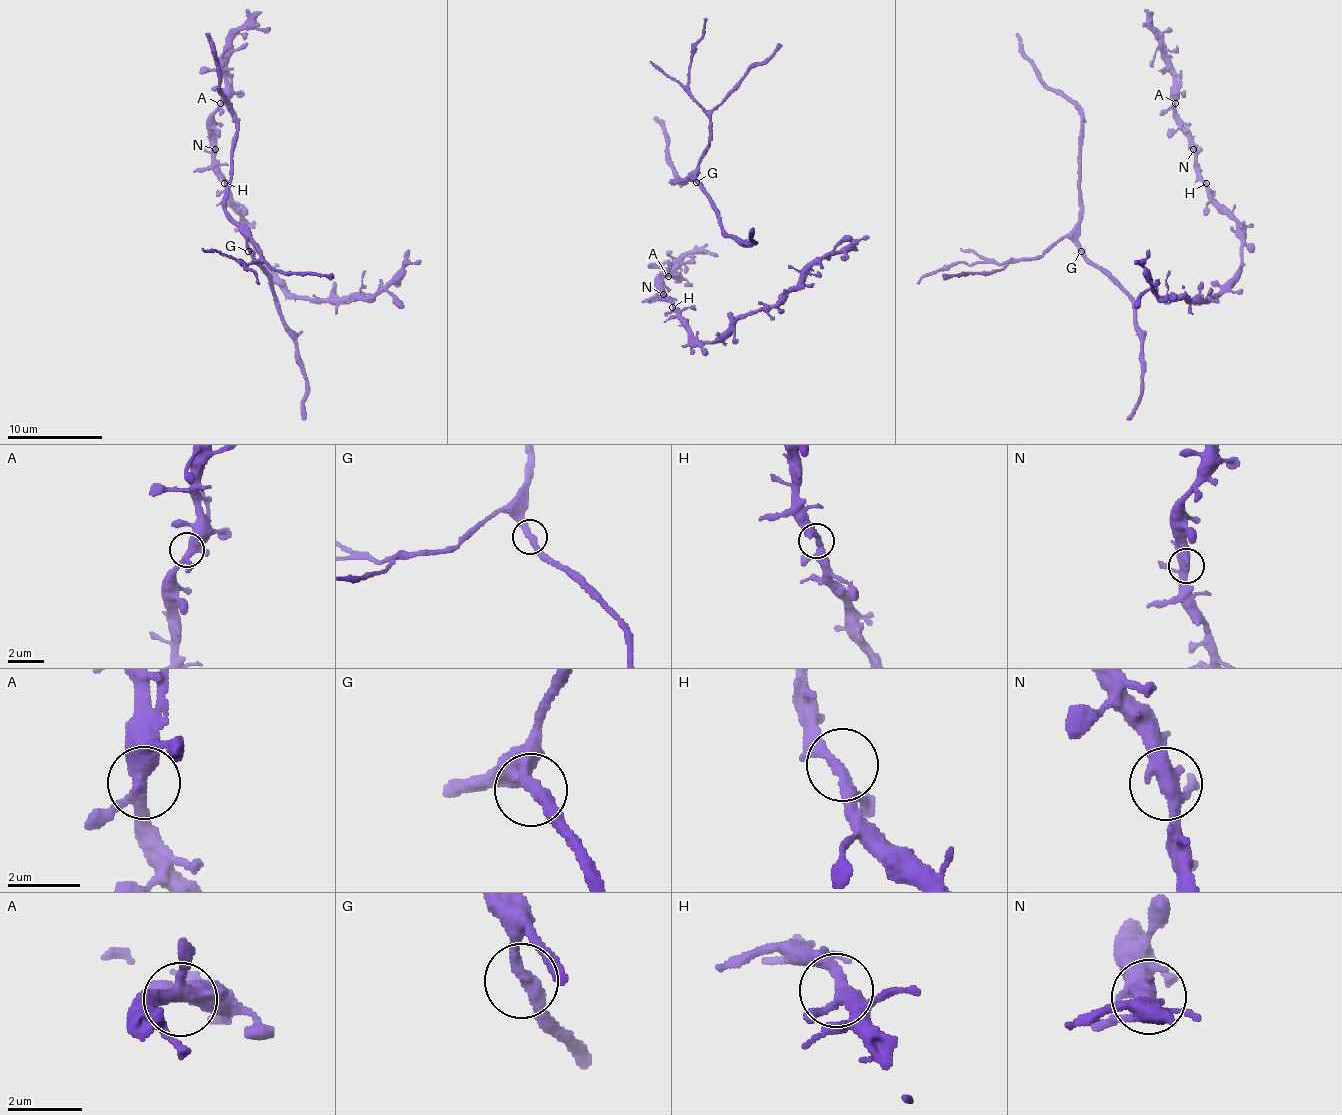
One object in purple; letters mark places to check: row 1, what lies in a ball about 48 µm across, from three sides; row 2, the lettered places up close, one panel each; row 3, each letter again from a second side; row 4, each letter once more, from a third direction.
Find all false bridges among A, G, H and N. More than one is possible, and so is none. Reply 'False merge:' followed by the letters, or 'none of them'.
False merge: none of them

